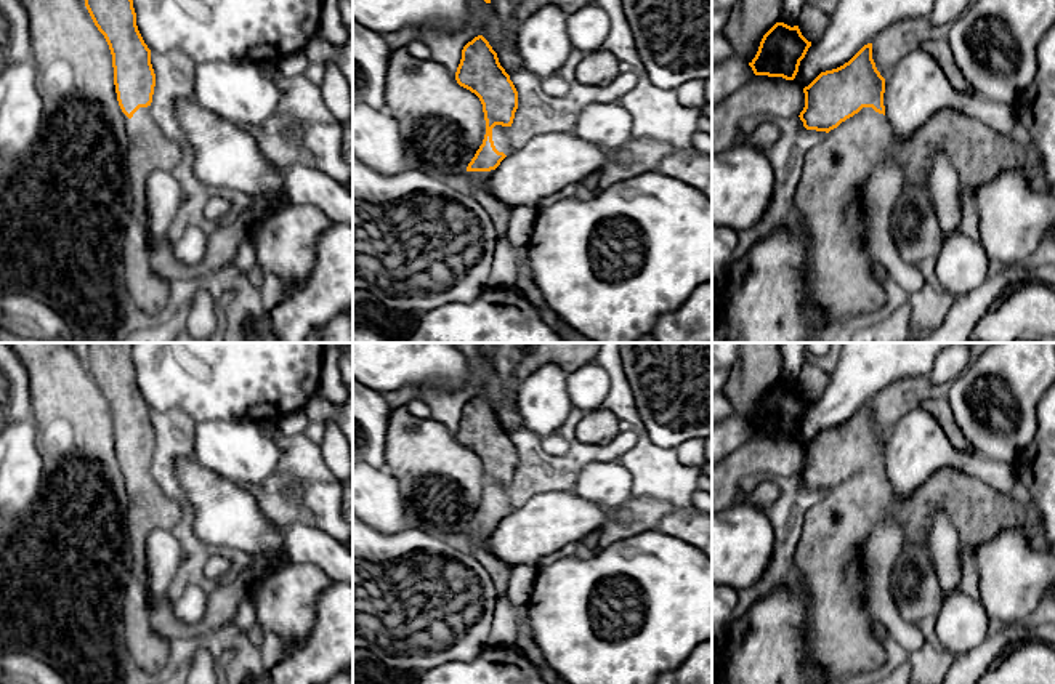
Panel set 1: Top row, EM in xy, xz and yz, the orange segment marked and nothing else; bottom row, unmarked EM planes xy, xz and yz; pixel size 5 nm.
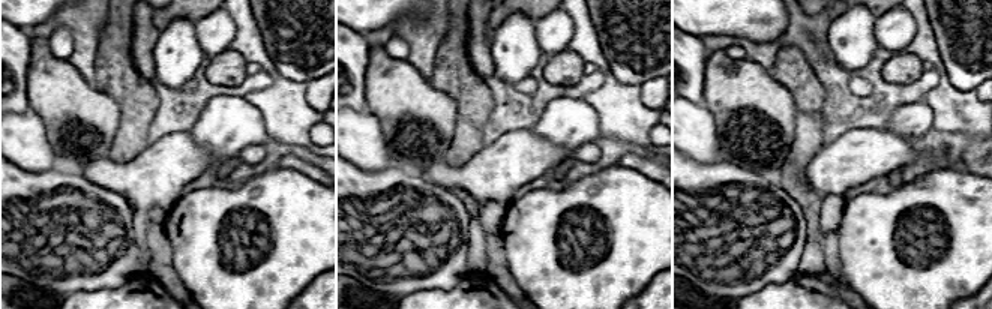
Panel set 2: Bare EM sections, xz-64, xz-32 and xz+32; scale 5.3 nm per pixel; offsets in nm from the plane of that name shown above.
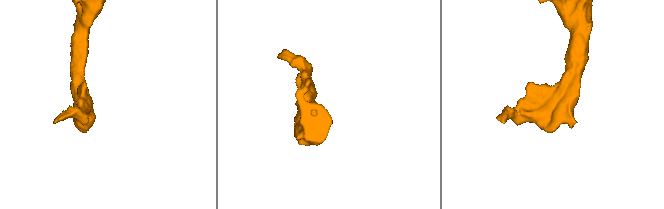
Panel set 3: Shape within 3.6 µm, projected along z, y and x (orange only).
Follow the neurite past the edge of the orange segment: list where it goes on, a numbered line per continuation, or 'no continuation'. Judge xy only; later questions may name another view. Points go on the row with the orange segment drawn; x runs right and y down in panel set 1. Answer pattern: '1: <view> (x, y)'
1: xy (146, 293)

